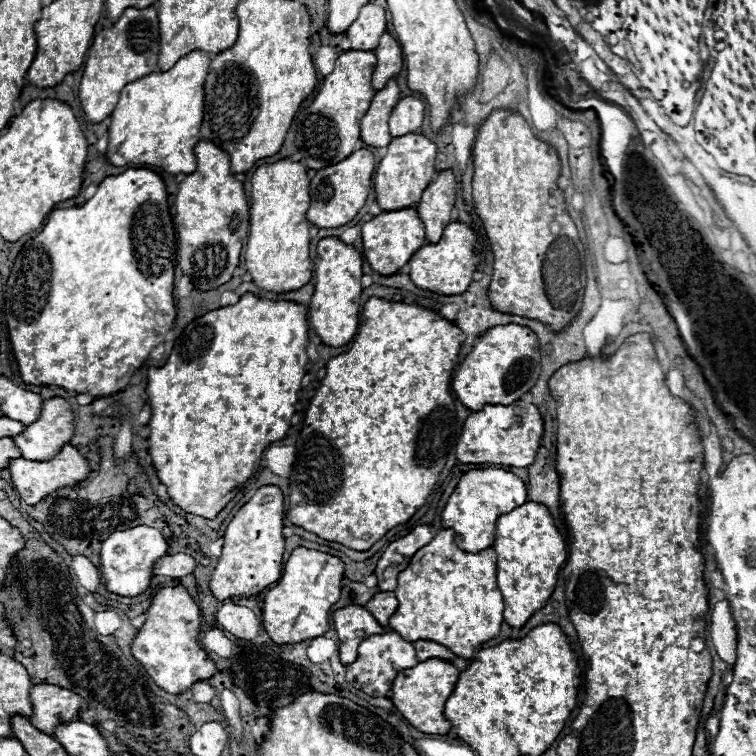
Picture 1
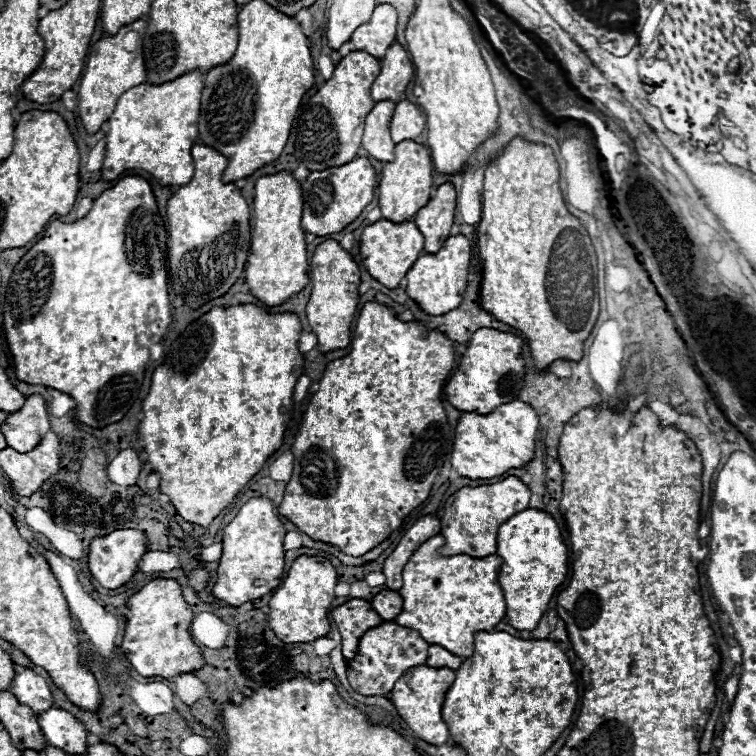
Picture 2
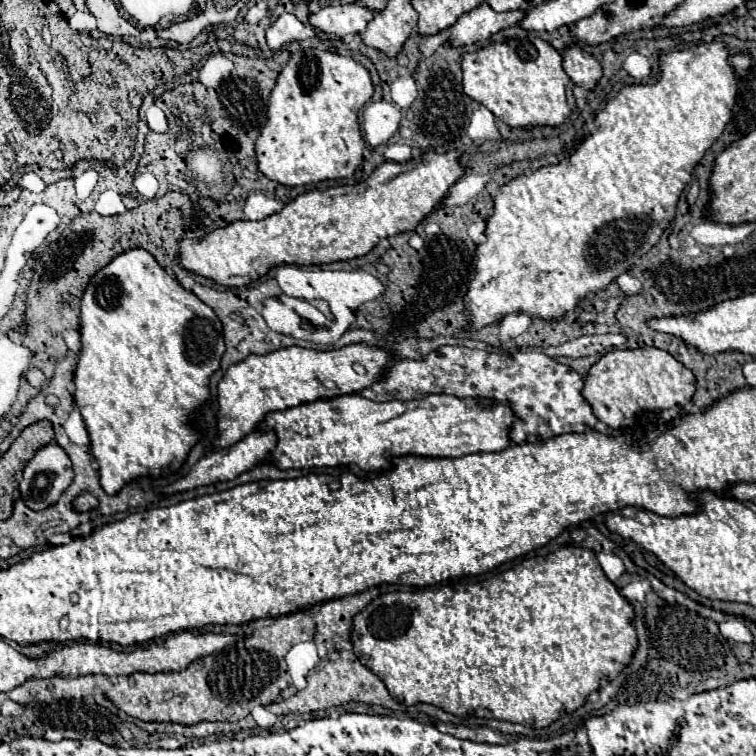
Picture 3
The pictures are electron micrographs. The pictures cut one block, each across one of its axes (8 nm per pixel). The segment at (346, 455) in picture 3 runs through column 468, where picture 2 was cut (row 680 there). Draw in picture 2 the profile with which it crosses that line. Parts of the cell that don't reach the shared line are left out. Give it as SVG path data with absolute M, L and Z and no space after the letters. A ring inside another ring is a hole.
M414 666L408 672L400 676L400 680L394 684L390 692L390 700L396 706L400 718L408 724L408 728L424 742L440 746L446 744L450 734L448 726L442 720L442 704L444 704L444 694L454 682L454 672L450 668L428 668L428 666Z

